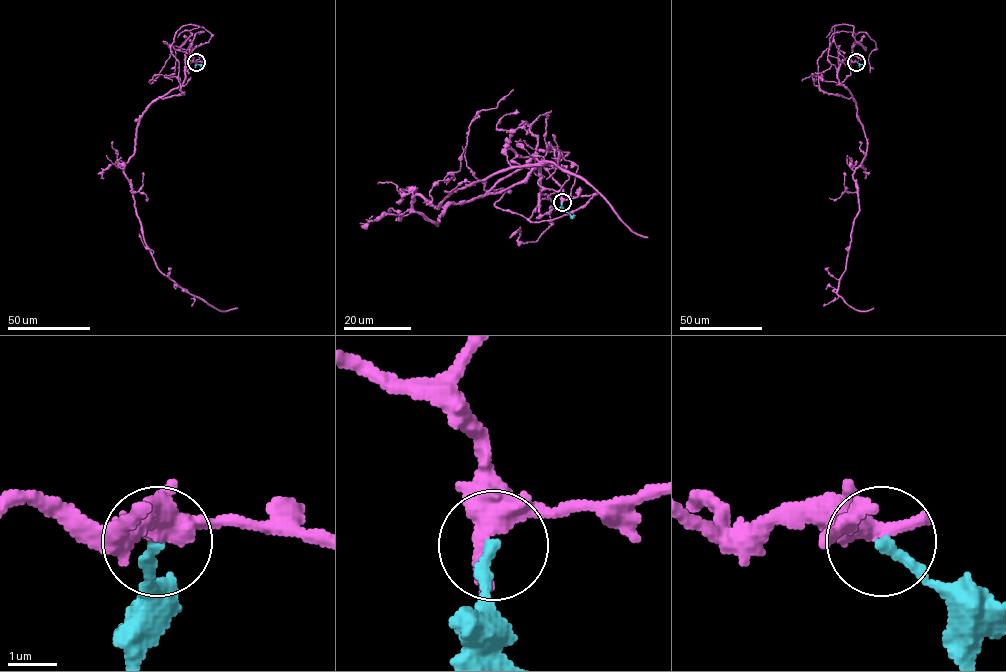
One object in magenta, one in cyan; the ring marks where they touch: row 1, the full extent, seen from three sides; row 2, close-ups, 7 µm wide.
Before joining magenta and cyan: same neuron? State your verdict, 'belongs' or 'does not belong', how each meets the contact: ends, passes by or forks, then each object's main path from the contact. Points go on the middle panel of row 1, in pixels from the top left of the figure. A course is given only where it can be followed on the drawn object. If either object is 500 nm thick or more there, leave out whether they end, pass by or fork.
does not belong; magenta passes by; cyan ends there; magenta runs (562, 202), (540, 164), (489, 191), (526, 122), (510, 146), (586, 203), (530, 222), (466, 165), (513, 90); cyan runs (562, 202), (562, 208), (573, 218)

